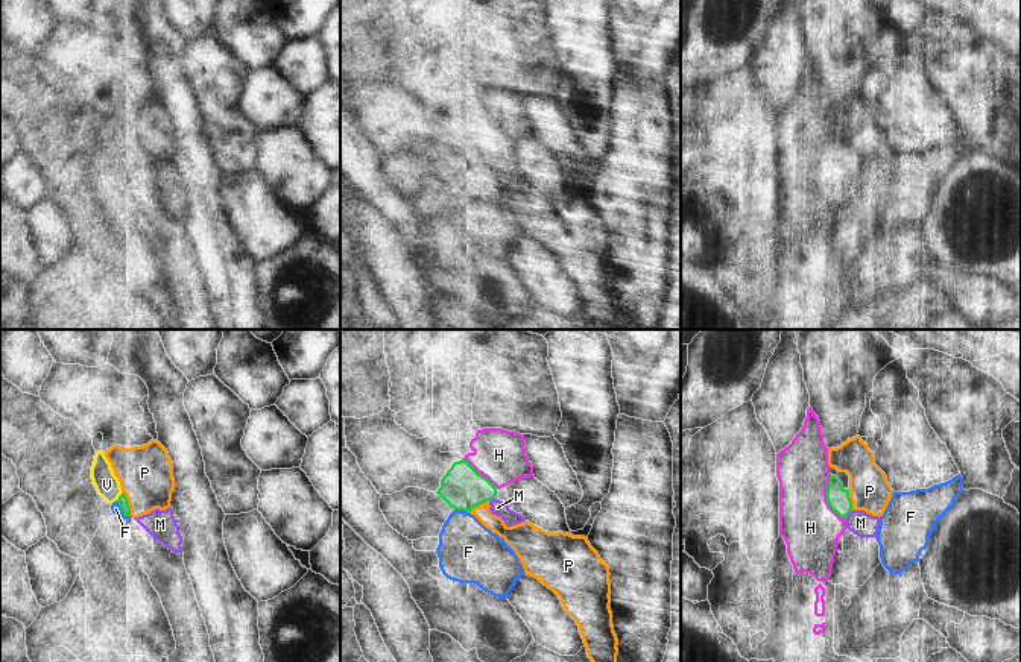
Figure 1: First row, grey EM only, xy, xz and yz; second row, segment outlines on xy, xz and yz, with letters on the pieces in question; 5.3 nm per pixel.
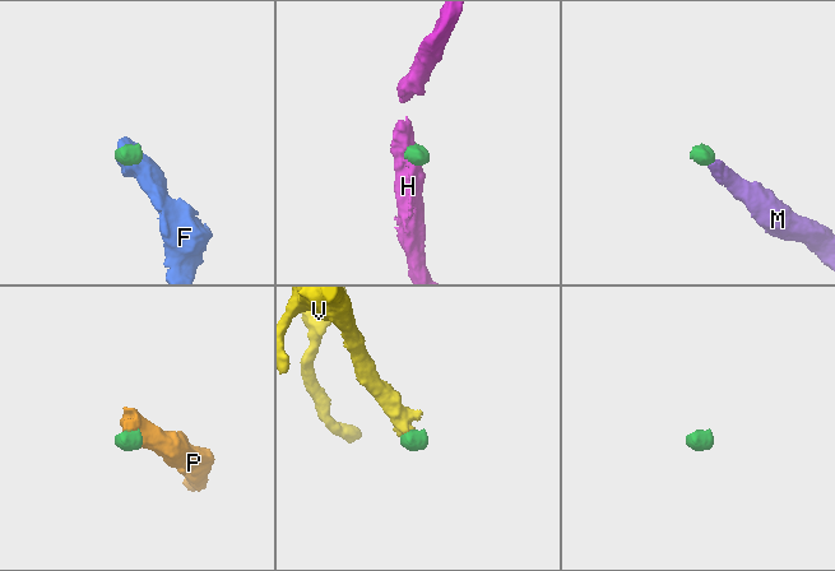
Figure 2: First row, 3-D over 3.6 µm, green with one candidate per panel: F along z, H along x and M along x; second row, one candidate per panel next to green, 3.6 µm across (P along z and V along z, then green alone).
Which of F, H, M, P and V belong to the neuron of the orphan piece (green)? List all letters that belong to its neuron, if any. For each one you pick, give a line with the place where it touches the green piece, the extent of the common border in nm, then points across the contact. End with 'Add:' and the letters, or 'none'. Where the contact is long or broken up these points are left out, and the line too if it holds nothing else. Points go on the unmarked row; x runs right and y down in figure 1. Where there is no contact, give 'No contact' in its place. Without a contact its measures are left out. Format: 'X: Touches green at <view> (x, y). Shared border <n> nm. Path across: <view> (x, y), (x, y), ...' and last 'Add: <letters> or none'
M: Touches green at yz (848, 173). Shared border 70 nm. Path across: yz (839, 160), (848, 173), (860, 182)
Add: M.

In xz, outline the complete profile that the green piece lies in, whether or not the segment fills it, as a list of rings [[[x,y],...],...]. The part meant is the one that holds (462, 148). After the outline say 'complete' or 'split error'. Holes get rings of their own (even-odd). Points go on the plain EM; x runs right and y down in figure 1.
[[[465,118],[454,121],[441,140],[436,152],[454,170],[469,173],[474,167],[489,162],[492,175],[500,176],[506,187],[526,181],[504,161],[497,159],[497,147],[482,134],[479,134]]]; split error

